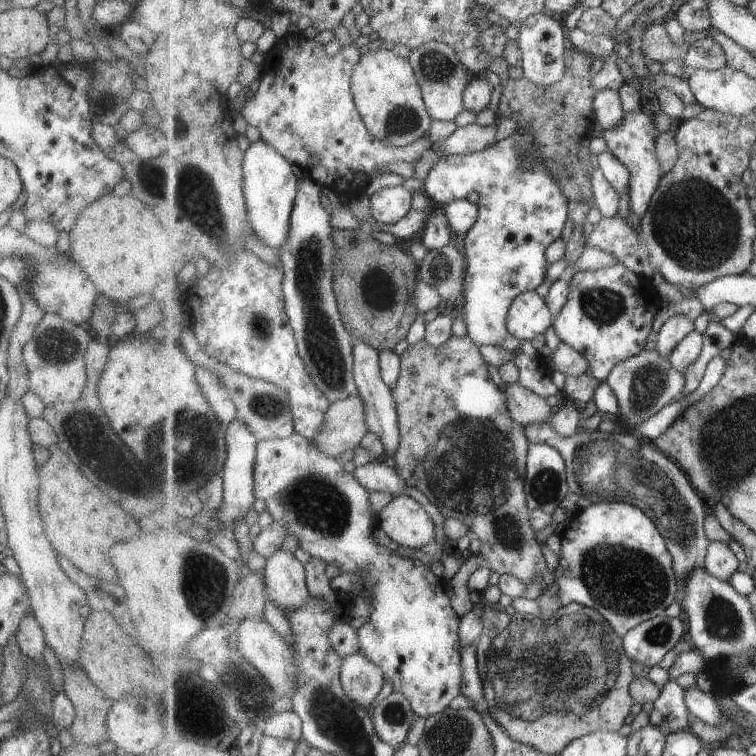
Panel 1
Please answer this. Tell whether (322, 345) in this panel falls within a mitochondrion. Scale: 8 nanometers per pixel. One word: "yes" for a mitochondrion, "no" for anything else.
yes

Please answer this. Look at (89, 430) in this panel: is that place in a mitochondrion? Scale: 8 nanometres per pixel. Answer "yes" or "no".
yes

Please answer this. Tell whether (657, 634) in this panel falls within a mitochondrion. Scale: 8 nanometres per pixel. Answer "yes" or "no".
yes

